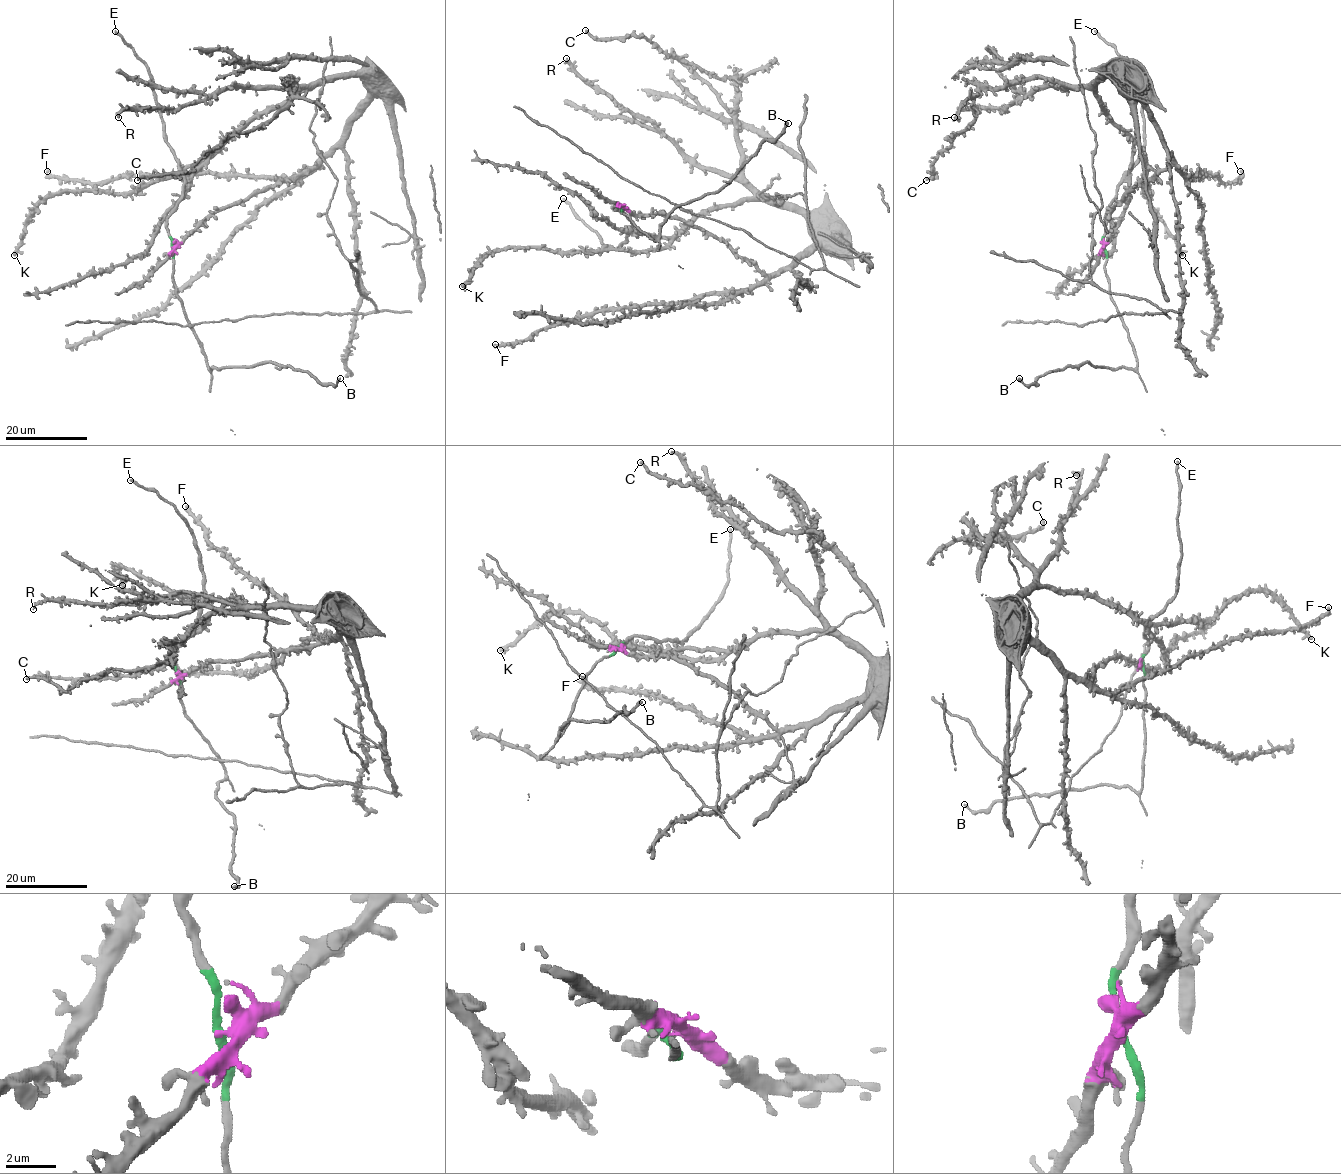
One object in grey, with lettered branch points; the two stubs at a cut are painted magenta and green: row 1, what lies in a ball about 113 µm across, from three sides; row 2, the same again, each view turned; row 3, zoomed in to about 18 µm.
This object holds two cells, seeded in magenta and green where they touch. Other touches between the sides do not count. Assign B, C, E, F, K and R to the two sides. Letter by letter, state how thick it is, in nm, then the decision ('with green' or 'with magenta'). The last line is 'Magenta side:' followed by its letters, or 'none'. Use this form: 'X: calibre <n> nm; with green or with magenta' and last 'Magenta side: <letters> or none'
B: calibre 320 nm; with green
C: calibre 320 nm; with magenta
E: calibre 240 nm; with green
F: calibre 260 nm; with magenta
K: calibre 440 nm; with magenta
R: calibre 200 nm; with magenta
Magenta side: C, F, K, R

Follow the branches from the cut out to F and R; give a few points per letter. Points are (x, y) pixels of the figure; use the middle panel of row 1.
F: (620, 207), (666, 214), (721, 238), (765, 278), (748, 289), (684, 301), (598, 309), (495, 344)
R: (620, 207), (697, 227), (765, 276), (817, 241), (802, 213), (692, 164), (566, 58)

